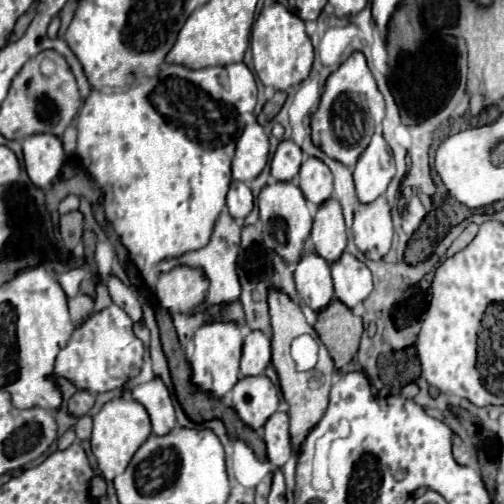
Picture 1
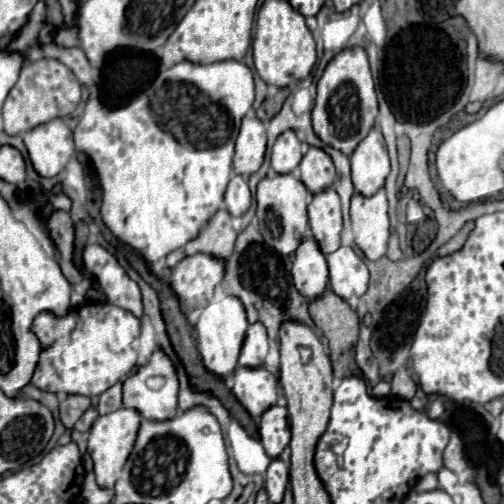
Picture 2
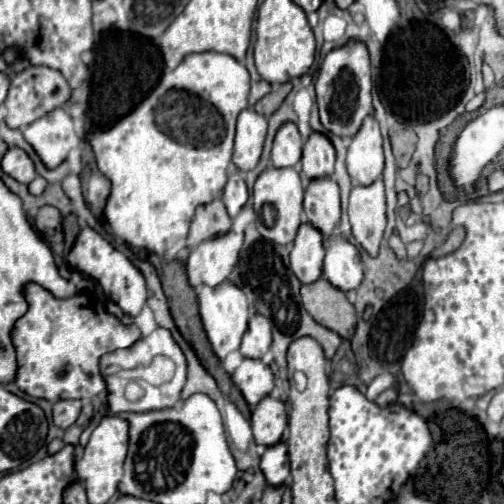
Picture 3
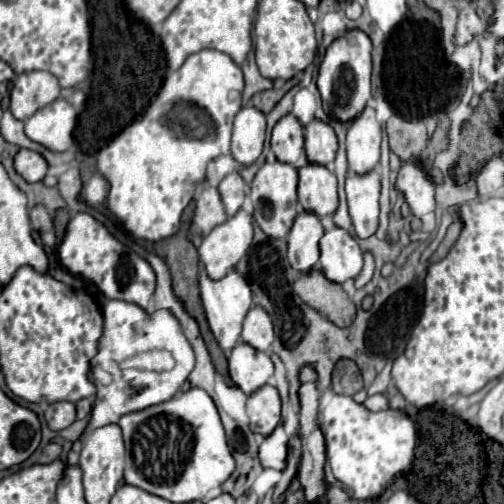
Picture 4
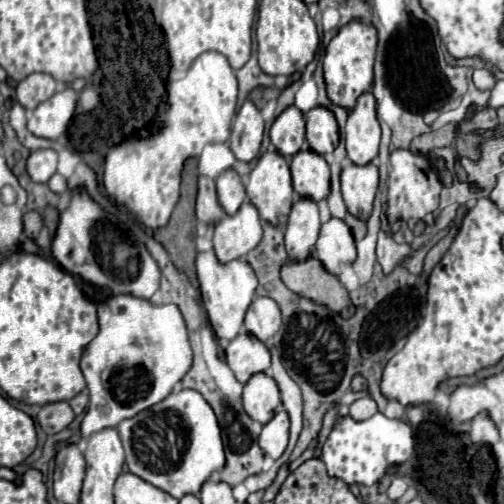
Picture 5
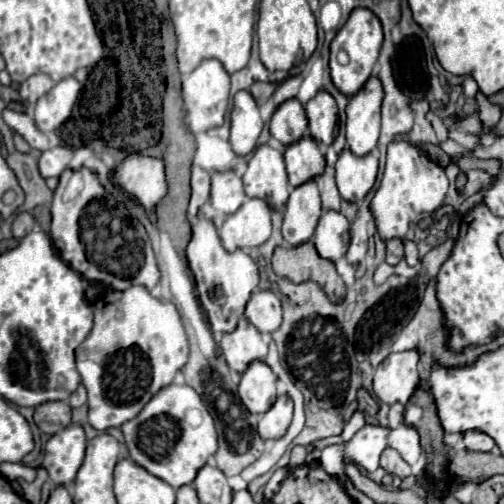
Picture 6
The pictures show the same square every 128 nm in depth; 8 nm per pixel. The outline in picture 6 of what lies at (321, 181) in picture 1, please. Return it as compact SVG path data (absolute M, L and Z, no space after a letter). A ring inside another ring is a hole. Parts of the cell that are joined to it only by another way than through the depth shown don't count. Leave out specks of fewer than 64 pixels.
M318 90L318 94L306 104L306 114L310 122L310 136L322 144L332 144L338 126L336 100L326 90Z

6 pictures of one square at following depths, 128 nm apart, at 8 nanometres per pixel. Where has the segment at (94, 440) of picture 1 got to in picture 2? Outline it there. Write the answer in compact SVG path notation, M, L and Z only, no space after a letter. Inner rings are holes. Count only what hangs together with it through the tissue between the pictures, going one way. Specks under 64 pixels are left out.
M120 408L116 412L106 414L106 416L98 416L98 420L92 424L90 438L88 438L88 450L92 450L90 456L92 456L92 462L94 462L96 484L100 488L108 488L108 490L114 488L114 484L120 476L120 470L126 464L126 458L128 458L128 454L132 450L132 444L136 440L140 420L142 418L140 418L138 412L132 412L130 408Z

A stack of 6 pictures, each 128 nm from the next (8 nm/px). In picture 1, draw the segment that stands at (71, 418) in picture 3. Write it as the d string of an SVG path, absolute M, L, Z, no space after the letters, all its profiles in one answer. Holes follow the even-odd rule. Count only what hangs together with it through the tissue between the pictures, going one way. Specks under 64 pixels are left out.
M78 390L78 392L68 400L68 412L70 412L74 418L80 418L80 416L88 414L88 410L94 406L94 400L96 400L96 396L94 396L92 392Z

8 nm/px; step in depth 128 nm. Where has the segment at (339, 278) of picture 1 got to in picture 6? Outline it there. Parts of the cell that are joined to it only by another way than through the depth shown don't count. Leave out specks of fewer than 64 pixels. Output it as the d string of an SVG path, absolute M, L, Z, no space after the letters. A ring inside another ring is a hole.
M326 210L320 216L320 222L318 222L314 238L312 238L318 254L332 262L340 260L348 250L346 240L344 240L348 230L350 230L350 224L340 212Z

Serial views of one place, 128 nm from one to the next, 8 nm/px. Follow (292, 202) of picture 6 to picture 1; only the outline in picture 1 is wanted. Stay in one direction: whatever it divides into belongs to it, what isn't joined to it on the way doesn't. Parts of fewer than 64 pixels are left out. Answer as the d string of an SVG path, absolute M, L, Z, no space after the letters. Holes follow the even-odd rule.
M306 252L294 270L294 282L300 300L314 312L324 308L334 298L330 264L316 252Z

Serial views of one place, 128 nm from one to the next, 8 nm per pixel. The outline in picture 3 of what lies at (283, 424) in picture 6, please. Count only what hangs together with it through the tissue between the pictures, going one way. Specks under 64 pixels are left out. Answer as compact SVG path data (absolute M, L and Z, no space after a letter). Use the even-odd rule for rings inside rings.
M278 442L274 446L268 446L264 454L260 456L260 470L266 476L266 482L272 486L280 486L288 474L290 474L290 464L288 464L288 454L286 454L286 442Z

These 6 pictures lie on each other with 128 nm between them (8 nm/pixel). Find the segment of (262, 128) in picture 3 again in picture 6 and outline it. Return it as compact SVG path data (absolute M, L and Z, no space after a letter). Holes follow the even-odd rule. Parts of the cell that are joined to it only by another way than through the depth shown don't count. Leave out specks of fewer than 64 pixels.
M240 90L234 94L232 110L230 110L230 146L238 156L248 156L258 142L262 132L262 118L258 104L254 102L248 90Z

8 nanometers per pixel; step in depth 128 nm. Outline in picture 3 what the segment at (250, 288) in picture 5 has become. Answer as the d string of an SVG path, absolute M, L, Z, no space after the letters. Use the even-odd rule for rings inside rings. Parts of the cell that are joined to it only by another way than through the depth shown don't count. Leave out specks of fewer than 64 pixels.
M224 280L220 282L218 286L210 288L202 284L200 288L194 288L196 290L196 298L198 294L198 304L200 304L200 316L202 316L202 322L204 322L204 330L208 334L208 340L212 344L212 350L214 354L224 360L230 352L238 350L240 348L240 340L242 340L242 334L246 332L248 328L248 302L246 302L246 296L244 292L230 280Z

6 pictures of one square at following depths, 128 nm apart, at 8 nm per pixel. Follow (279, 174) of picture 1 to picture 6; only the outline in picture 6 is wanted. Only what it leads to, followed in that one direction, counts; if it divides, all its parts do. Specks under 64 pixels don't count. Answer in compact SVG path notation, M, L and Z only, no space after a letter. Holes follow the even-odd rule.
M296 98L282 102L270 120L270 134L284 146L300 140L306 130L308 130L308 118L304 106Z

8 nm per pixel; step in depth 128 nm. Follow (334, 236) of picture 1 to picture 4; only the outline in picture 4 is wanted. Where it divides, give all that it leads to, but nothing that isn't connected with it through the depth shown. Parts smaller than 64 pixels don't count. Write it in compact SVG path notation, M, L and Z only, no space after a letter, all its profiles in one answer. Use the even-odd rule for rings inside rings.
M308 162L298 168L298 202L318 216L332 214L338 206L336 176L322 164Z

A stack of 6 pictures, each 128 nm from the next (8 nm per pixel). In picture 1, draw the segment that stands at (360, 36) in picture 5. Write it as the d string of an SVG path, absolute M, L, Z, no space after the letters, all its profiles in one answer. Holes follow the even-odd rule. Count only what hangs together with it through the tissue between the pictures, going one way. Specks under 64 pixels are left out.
M352 52L346 62L334 70L322 92L322 100L318 110L312 114L312 140L318 148L322 148L328 156L348 164L350 168L356 164L360 152L368 146L368 140L374 134L374 118L384 118L384 98L376 86L372 72L366 66L366 58L362 52Z

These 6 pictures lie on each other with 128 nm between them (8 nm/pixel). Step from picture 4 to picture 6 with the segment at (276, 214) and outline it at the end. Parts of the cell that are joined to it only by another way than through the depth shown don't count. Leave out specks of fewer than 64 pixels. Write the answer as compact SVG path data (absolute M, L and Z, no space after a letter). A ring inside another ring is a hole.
M262 144L254 150L244 172L244 190L250 198L268 200L270 208L282 210L288 200L288 174L282 152Z

